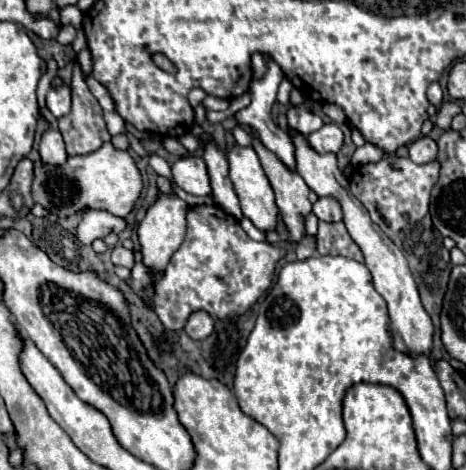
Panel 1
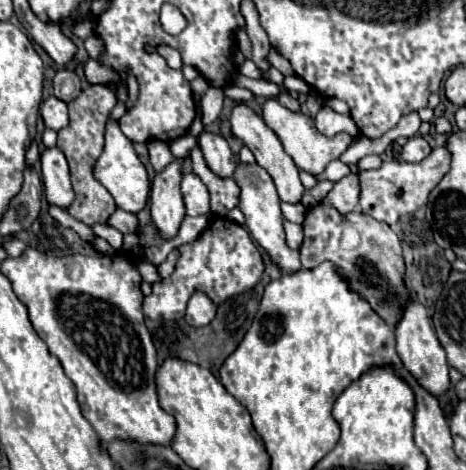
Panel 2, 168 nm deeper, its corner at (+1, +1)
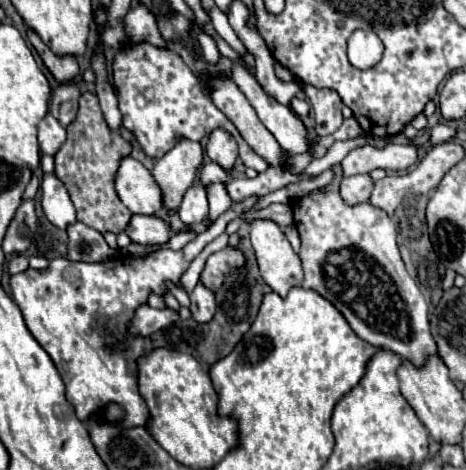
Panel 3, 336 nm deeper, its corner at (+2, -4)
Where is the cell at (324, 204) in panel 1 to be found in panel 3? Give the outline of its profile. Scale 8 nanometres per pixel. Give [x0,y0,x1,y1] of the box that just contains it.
[340,175,372,205]

